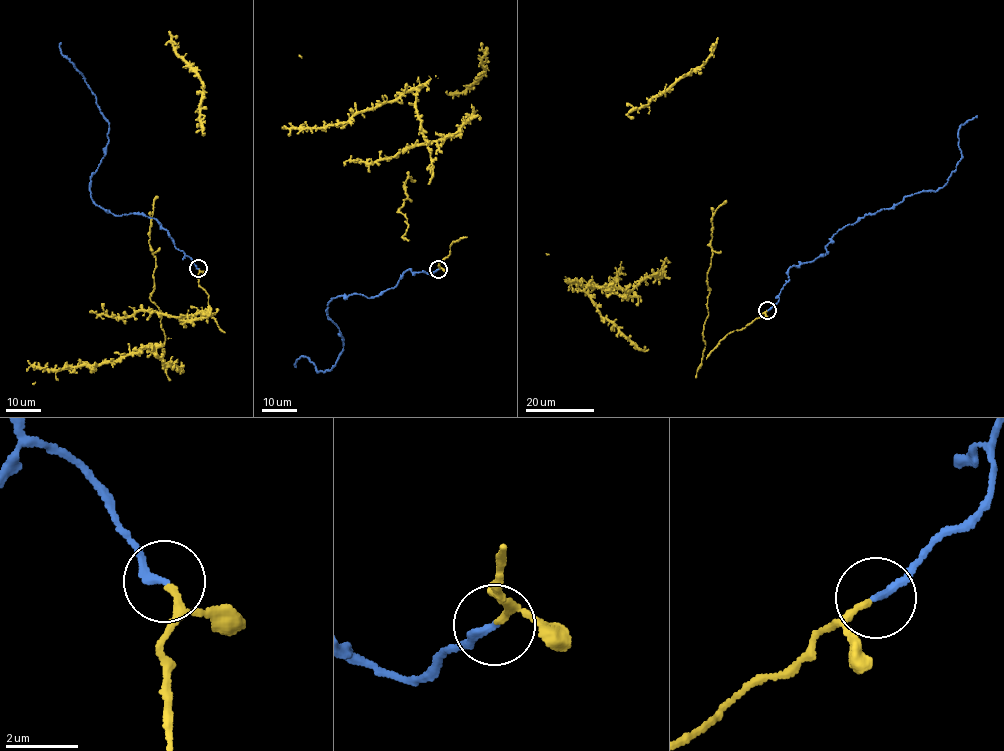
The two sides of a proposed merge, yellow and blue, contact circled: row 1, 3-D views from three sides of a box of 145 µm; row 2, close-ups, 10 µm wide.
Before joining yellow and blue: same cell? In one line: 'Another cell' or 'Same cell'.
Same cell

